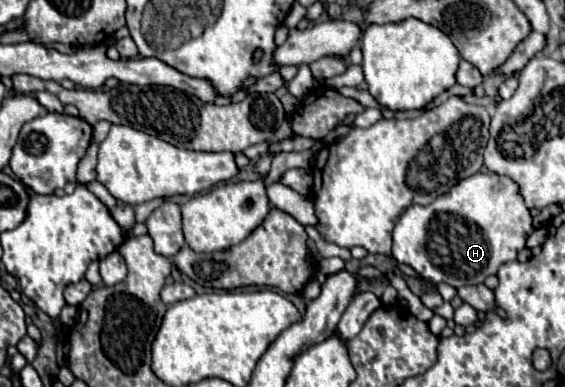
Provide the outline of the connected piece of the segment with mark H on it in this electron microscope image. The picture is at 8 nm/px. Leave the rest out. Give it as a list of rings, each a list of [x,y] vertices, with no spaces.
[[[479,172],[459,180],[431,206],[407,208],[393,230],[393,258],[409,264],[433,284],[447,282],[455,288],[483,284],[487,276],[497,274],[501,264],[517,260],[527,236],[535,230],[517,182],[509,176]]]

